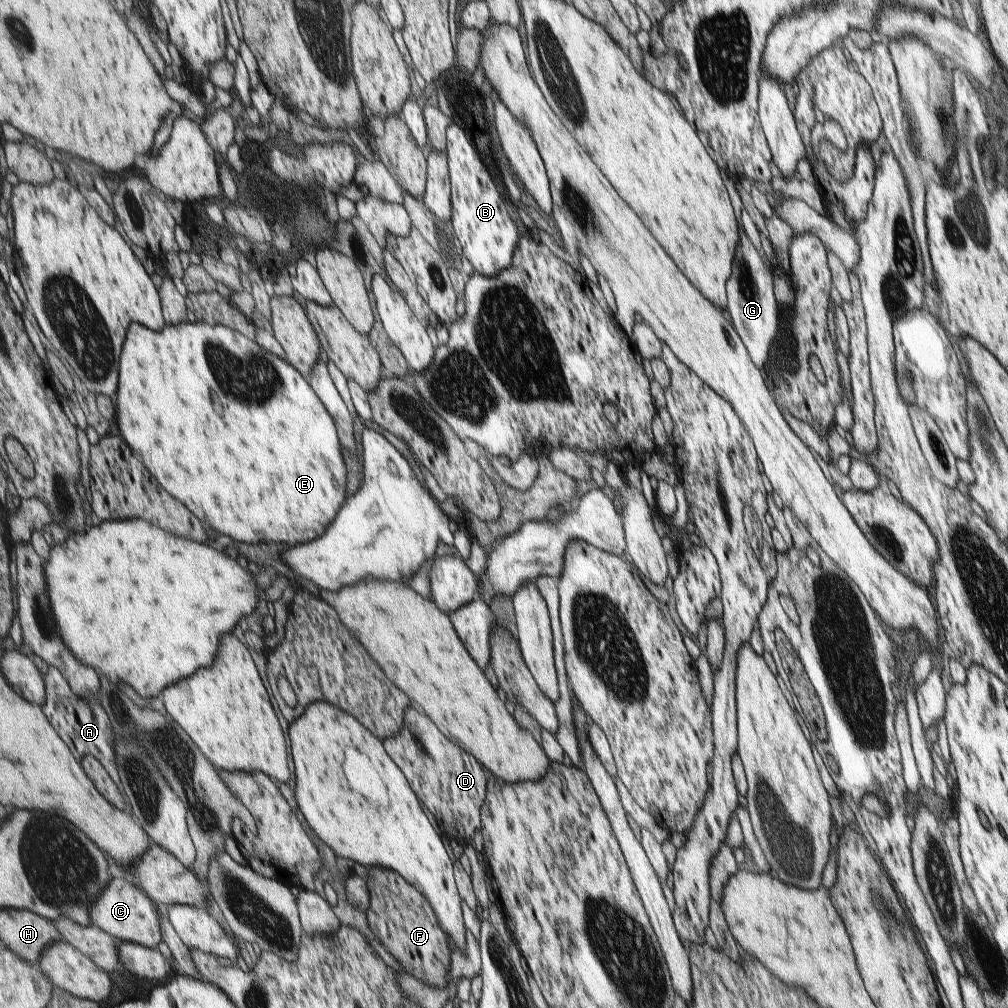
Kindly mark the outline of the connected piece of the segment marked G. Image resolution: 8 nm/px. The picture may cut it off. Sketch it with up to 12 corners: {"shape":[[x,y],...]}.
{"shape":[[744,228],[727,309],[763,371],[778,334],[772,274]]}

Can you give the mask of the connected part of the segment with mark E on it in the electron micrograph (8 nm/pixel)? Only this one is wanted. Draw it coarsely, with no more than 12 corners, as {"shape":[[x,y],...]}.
{"shape":[[134,322],[118,426],[200,520],[308,544],[338,422],[226,325]]}

